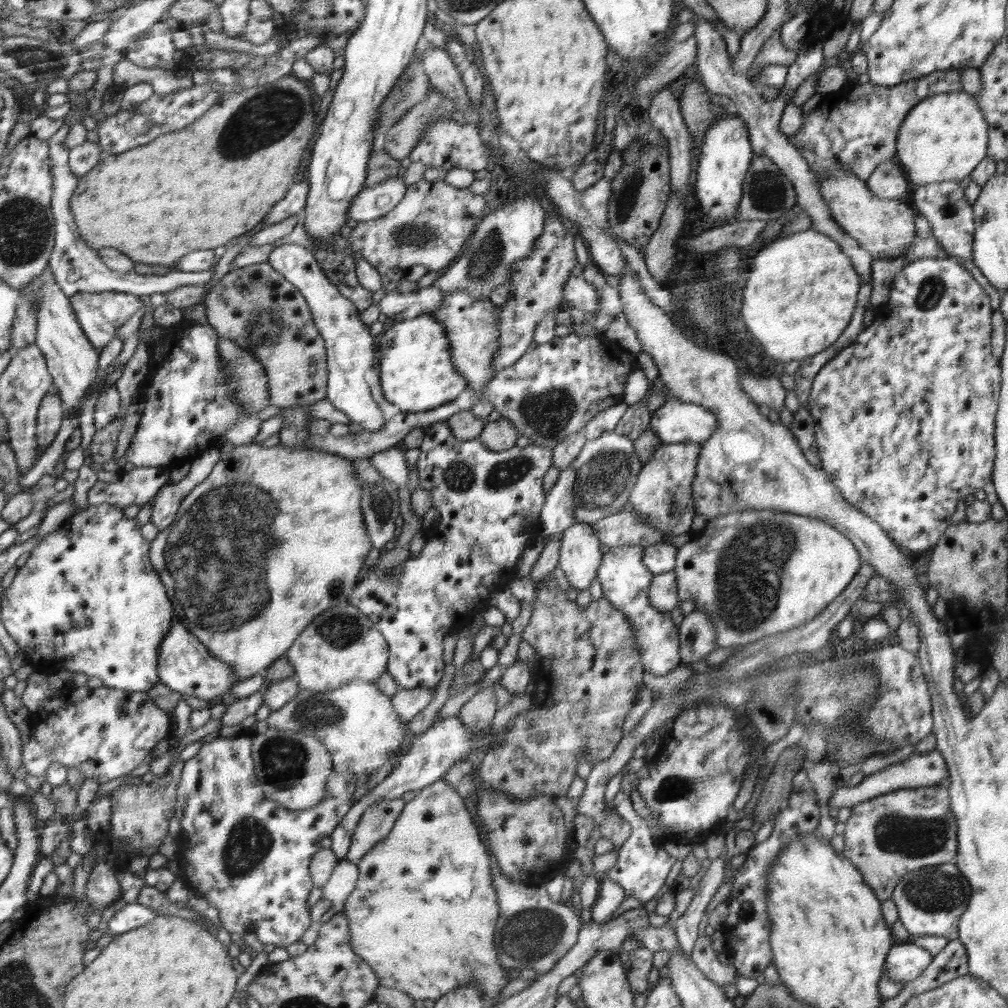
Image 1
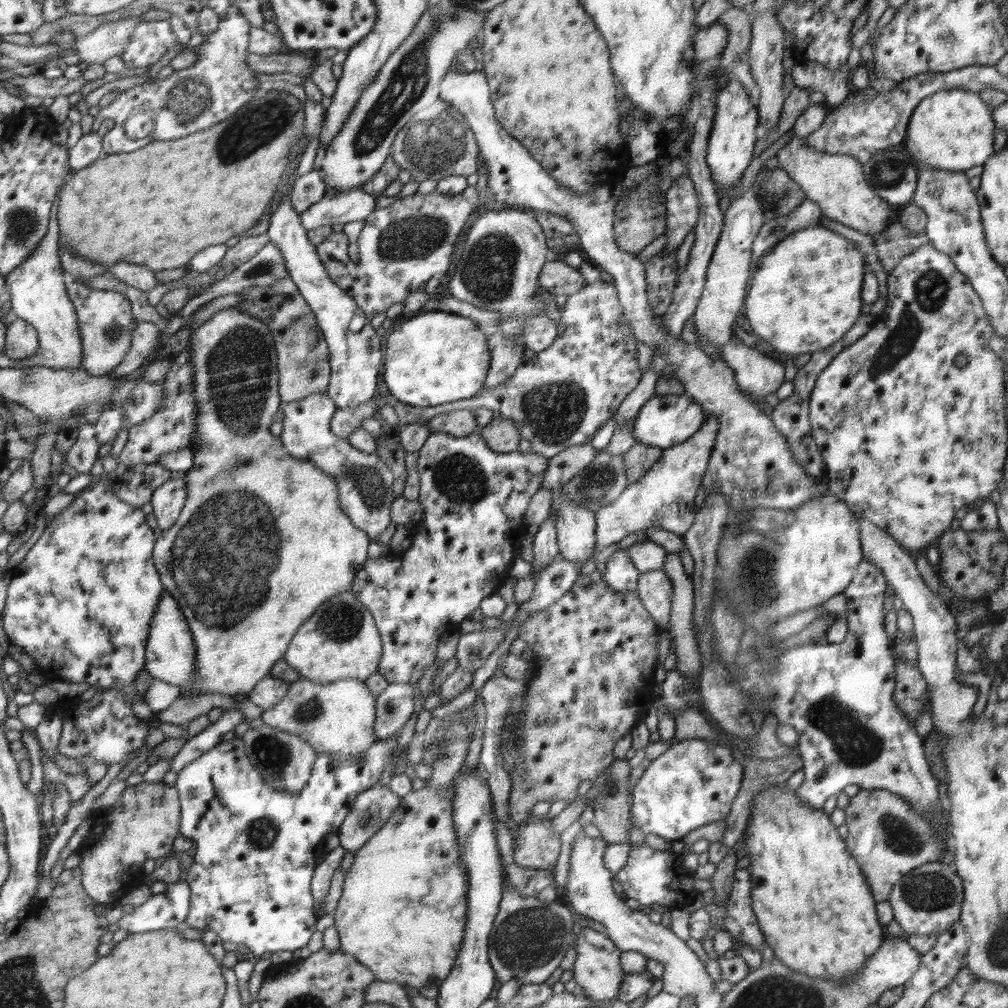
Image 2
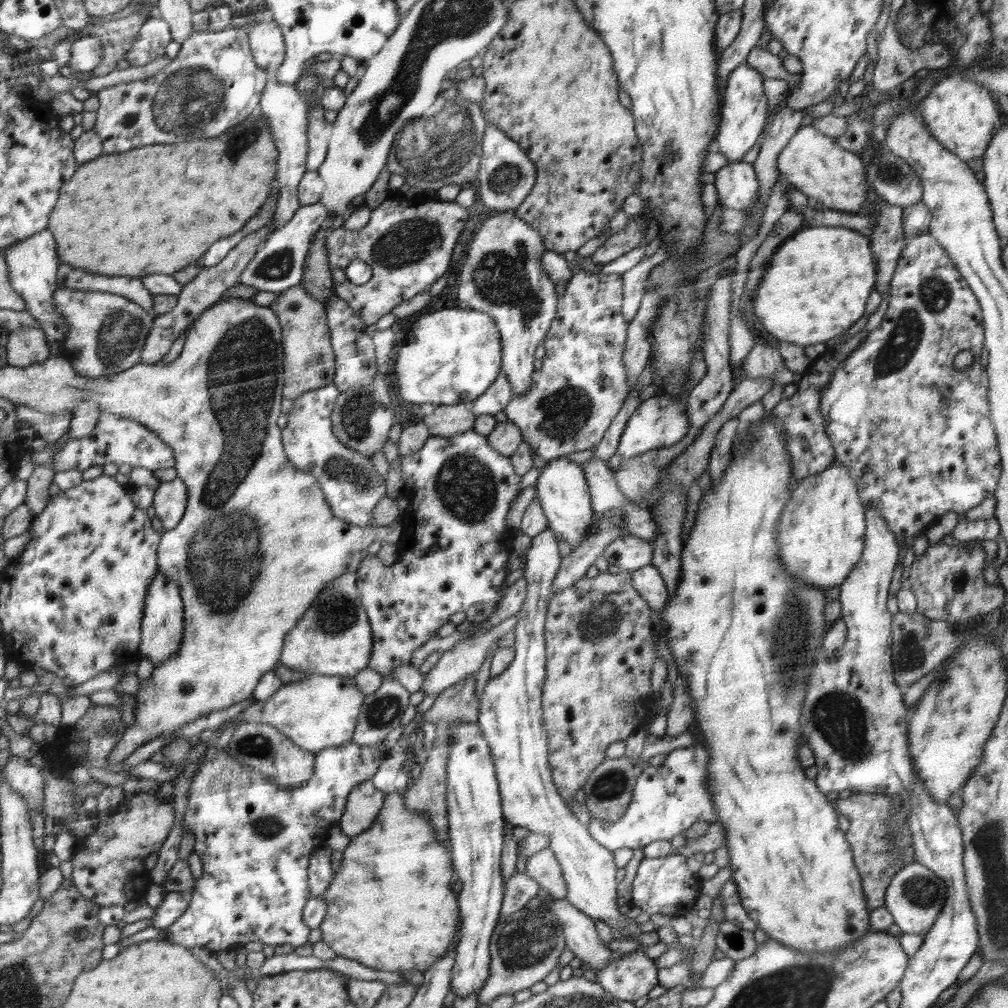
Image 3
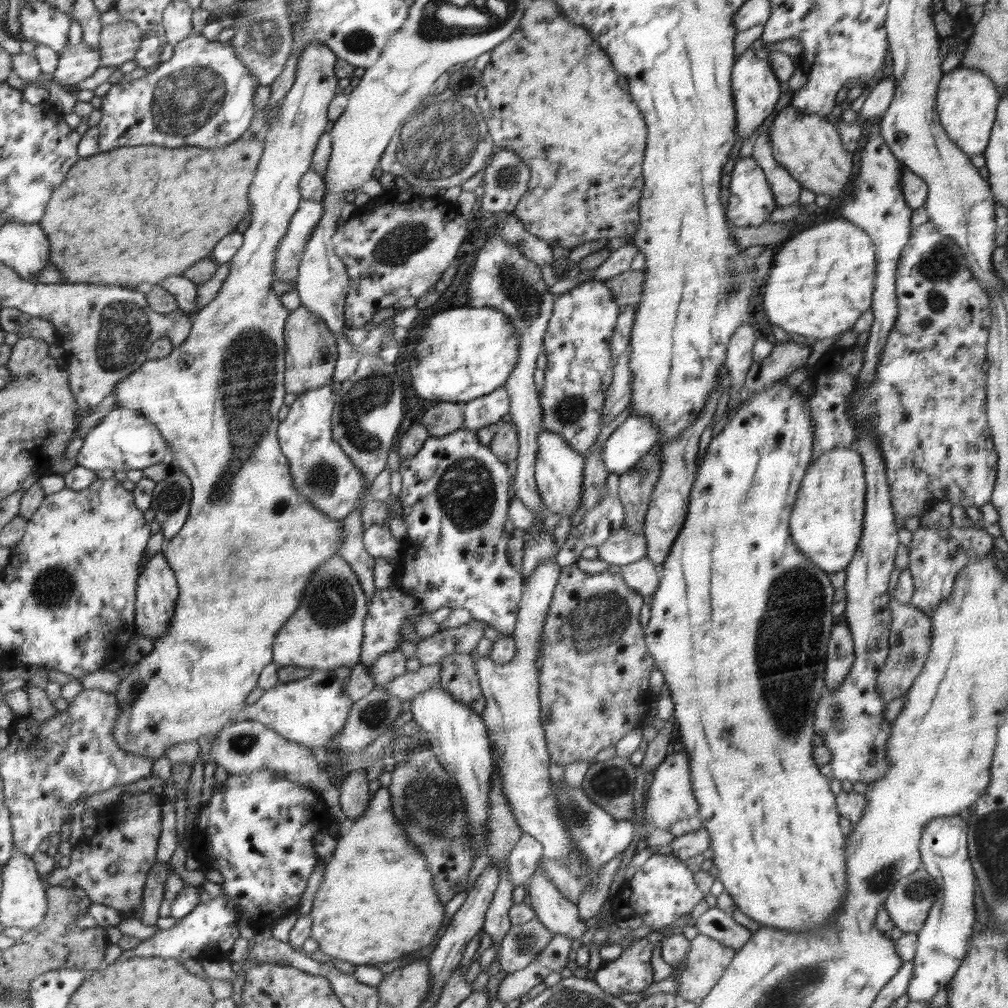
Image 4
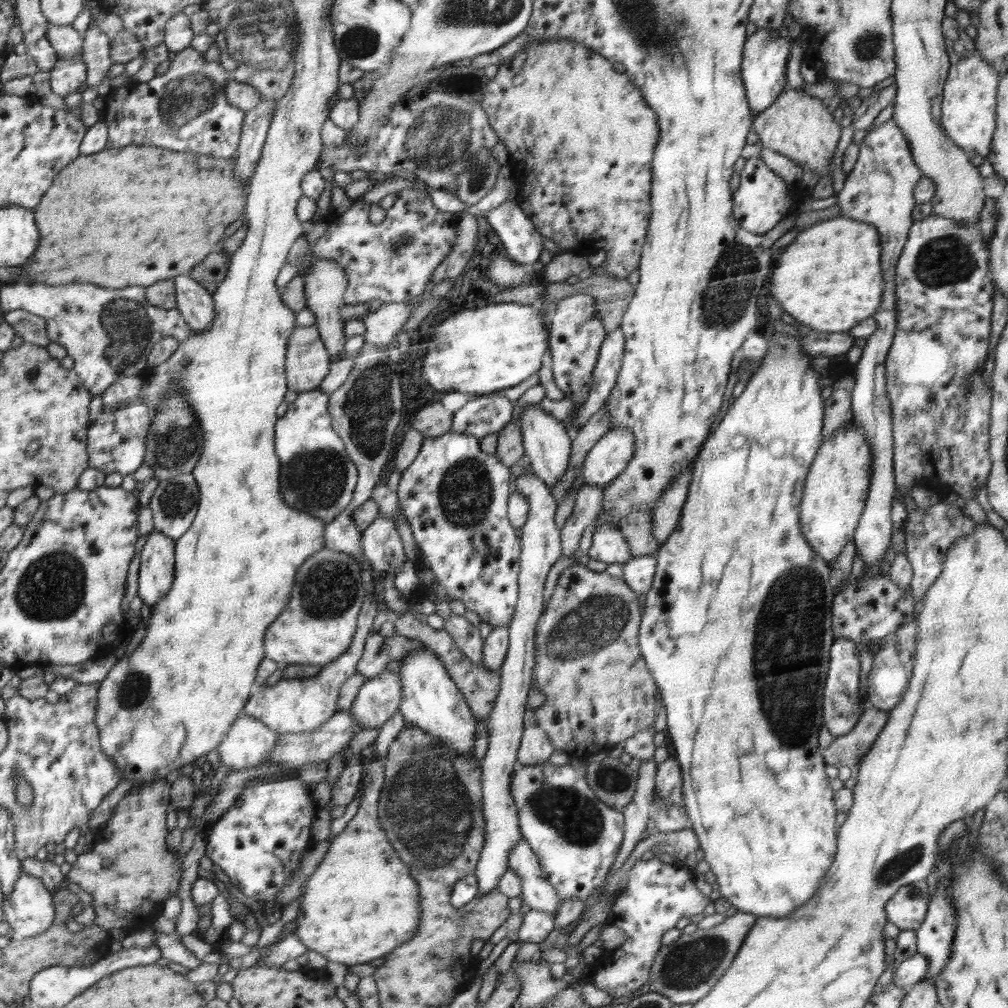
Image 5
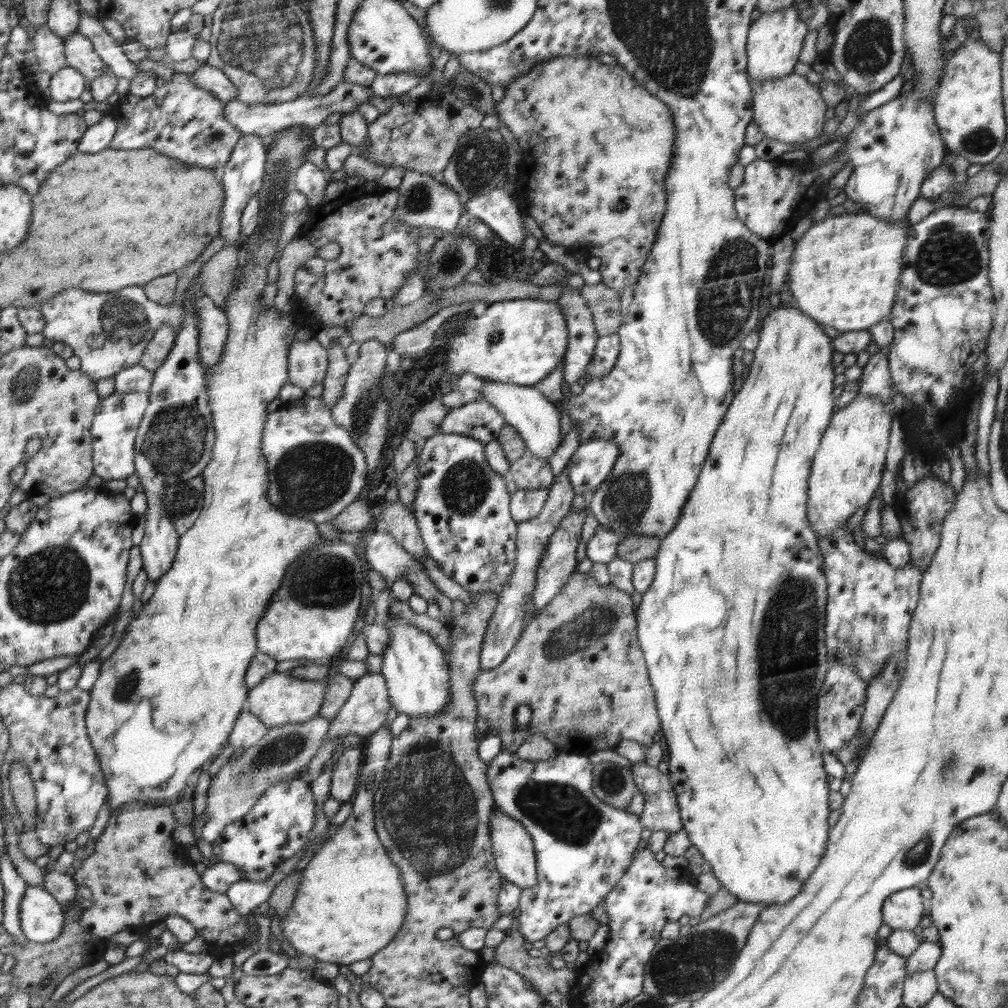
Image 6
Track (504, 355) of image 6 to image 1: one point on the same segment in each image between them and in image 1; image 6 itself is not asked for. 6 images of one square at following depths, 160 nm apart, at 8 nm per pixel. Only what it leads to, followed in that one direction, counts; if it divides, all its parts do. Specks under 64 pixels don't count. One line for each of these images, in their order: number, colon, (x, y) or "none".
1: (416, 372)
2: (438, 357)
3: (452, 356)
4: (464, 353)
5: (495, 346)

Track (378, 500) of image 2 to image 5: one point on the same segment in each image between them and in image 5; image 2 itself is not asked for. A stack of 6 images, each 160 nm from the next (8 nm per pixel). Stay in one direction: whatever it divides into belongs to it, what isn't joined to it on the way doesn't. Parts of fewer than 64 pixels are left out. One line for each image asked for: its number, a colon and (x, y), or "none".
3: (353, 487)
4: (321, 470)
5: (317, 477)

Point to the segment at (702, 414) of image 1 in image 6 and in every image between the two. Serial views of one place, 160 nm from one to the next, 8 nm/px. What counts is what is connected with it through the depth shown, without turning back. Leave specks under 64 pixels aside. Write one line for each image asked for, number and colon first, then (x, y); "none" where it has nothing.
2: (664, 421)
3: (659, 421)
4: (633, 439)
5: (607, 459)
6: (593, 461)

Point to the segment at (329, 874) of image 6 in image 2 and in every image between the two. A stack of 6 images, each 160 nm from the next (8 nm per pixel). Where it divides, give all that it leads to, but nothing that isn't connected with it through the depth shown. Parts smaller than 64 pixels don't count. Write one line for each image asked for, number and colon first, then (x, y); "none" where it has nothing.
2: (403, 912)
3: (390, 906)
4: (377, 902)
5: (362, 902)

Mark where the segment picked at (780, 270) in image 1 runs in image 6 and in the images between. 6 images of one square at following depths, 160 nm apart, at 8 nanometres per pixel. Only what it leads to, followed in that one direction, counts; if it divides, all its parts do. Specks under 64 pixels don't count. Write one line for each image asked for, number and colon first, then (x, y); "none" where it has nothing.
2: (804, 296)
3: (816, 286)
4: (820, 281)
5: (829, 278)
6: (845, 271)

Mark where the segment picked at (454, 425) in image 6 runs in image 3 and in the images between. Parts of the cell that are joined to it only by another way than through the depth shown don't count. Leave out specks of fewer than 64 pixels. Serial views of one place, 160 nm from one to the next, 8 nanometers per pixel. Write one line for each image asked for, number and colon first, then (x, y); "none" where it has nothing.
3: (499, 394)
4: (489, 409)
5: (485, 414)

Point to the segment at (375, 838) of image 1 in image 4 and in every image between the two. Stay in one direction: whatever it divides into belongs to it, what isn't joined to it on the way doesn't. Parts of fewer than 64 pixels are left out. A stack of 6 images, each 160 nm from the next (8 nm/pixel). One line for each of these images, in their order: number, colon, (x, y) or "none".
2: (372, 809)
3: (362, 807)
4: (354, 797)

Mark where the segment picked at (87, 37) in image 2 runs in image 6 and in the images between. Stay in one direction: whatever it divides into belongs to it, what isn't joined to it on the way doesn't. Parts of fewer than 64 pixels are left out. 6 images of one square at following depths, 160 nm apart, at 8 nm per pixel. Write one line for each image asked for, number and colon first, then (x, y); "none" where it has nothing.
3: (86, 52)
4: (75, 63)
5: (68, 75)
6: (67, 84)

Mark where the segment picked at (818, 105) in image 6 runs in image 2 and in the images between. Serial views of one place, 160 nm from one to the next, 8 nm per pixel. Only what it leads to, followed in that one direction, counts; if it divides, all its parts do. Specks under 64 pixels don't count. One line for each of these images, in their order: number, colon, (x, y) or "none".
2: (835, 182)
3: (813, 163)
4: (808, 145)
5: (799, 126)

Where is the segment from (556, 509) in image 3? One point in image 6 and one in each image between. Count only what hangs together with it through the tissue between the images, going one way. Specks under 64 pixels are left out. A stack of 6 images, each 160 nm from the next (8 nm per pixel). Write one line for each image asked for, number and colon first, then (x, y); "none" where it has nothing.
4: (559, 471)
5: (547, 444)
6: (535, 418)

